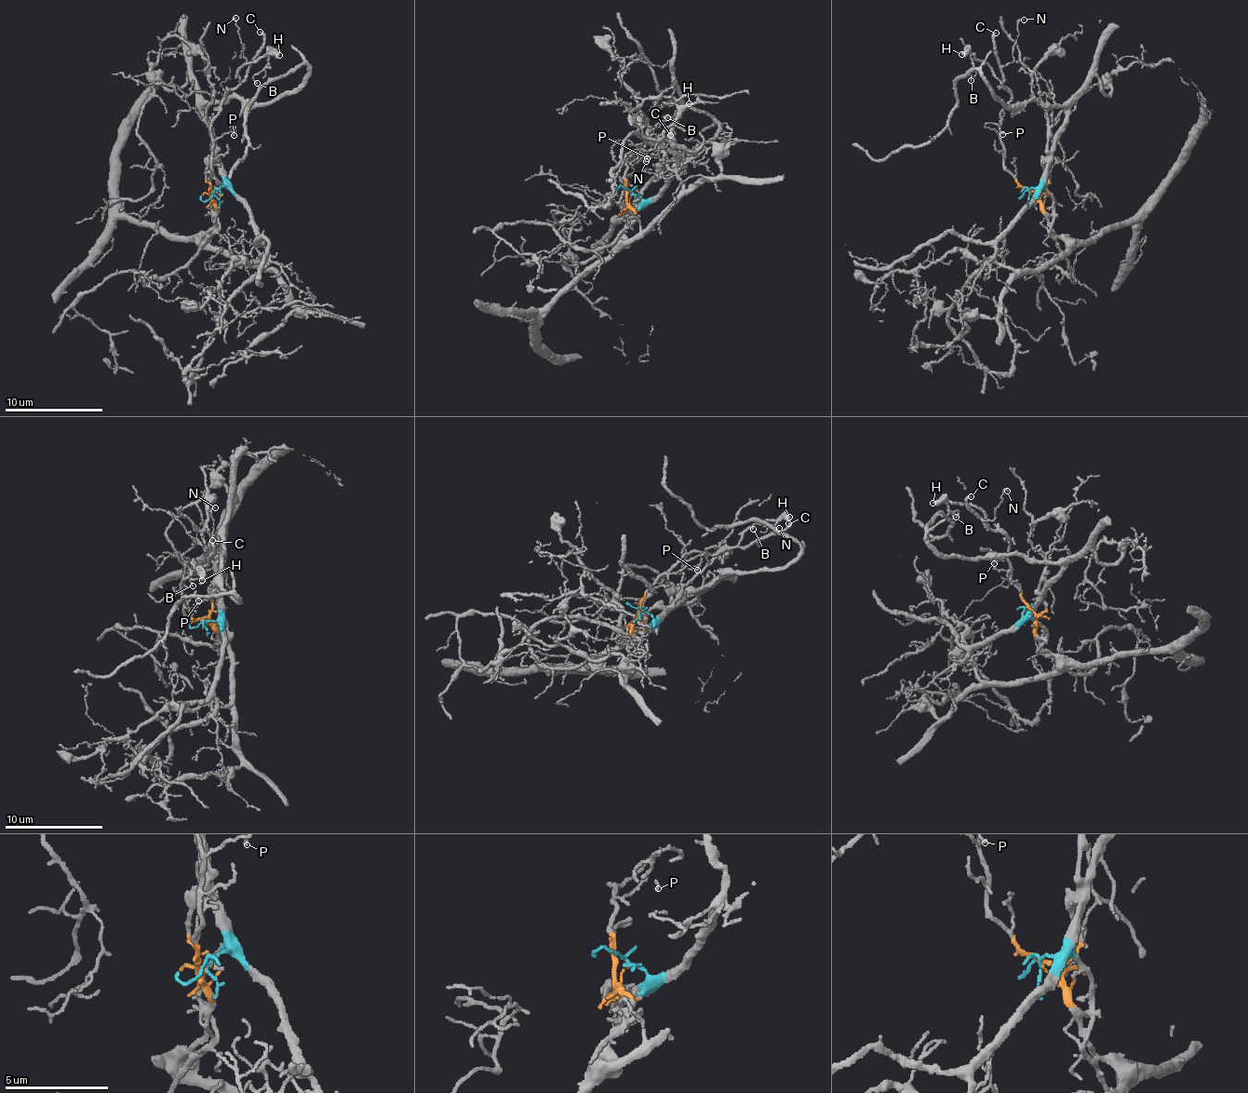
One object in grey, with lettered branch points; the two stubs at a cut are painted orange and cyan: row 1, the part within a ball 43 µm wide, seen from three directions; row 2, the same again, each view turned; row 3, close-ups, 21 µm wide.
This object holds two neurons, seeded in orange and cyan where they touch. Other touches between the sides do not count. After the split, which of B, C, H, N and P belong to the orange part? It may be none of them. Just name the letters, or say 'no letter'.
B, C, H, N, P

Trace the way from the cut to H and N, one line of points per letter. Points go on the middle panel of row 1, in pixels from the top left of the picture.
H: (632, 195), (627, 195), (623, 155), (641, 159), (651, 148), (648, 139), (655, 130), (690, 104)
N: (632, 195), (627, 195), (623, 155), (635, 161), (661, 148), (647, 161)

